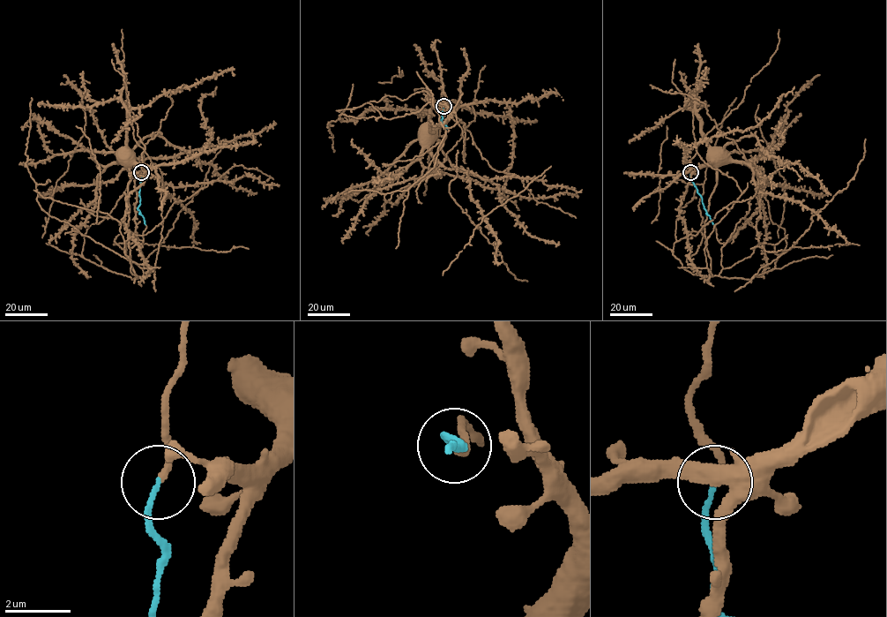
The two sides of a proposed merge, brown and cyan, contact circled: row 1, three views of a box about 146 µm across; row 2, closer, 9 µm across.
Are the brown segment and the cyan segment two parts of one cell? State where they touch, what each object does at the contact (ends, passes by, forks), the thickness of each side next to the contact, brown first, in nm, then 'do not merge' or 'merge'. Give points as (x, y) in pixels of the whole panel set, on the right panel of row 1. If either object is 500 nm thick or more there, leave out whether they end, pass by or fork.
(690, 172) | brown ends | cyan ends | 200/120 nm | merge

